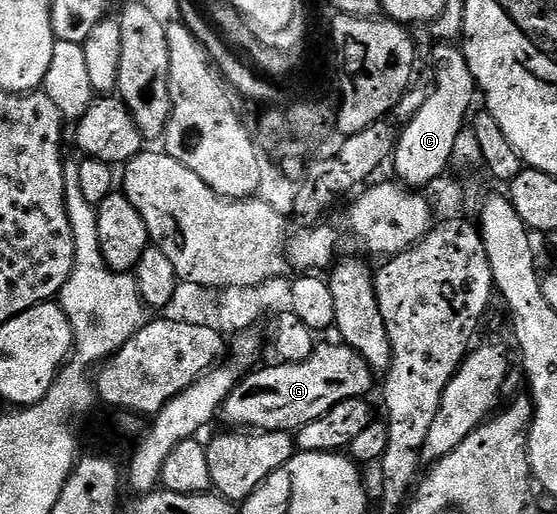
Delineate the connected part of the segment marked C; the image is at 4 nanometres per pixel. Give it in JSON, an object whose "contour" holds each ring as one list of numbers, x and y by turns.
{"contour":[[436,41,431,47,429,61,435,73,435,82,433,78,429,96,417,116,413,116,402,127,393,151,394,177,408,188,427,188,431,182,448,173,446,170,452,165,457,136,468,125,475,98,477,102,475,77,469,72,469,60,465,60,462,45,454,41]]}

